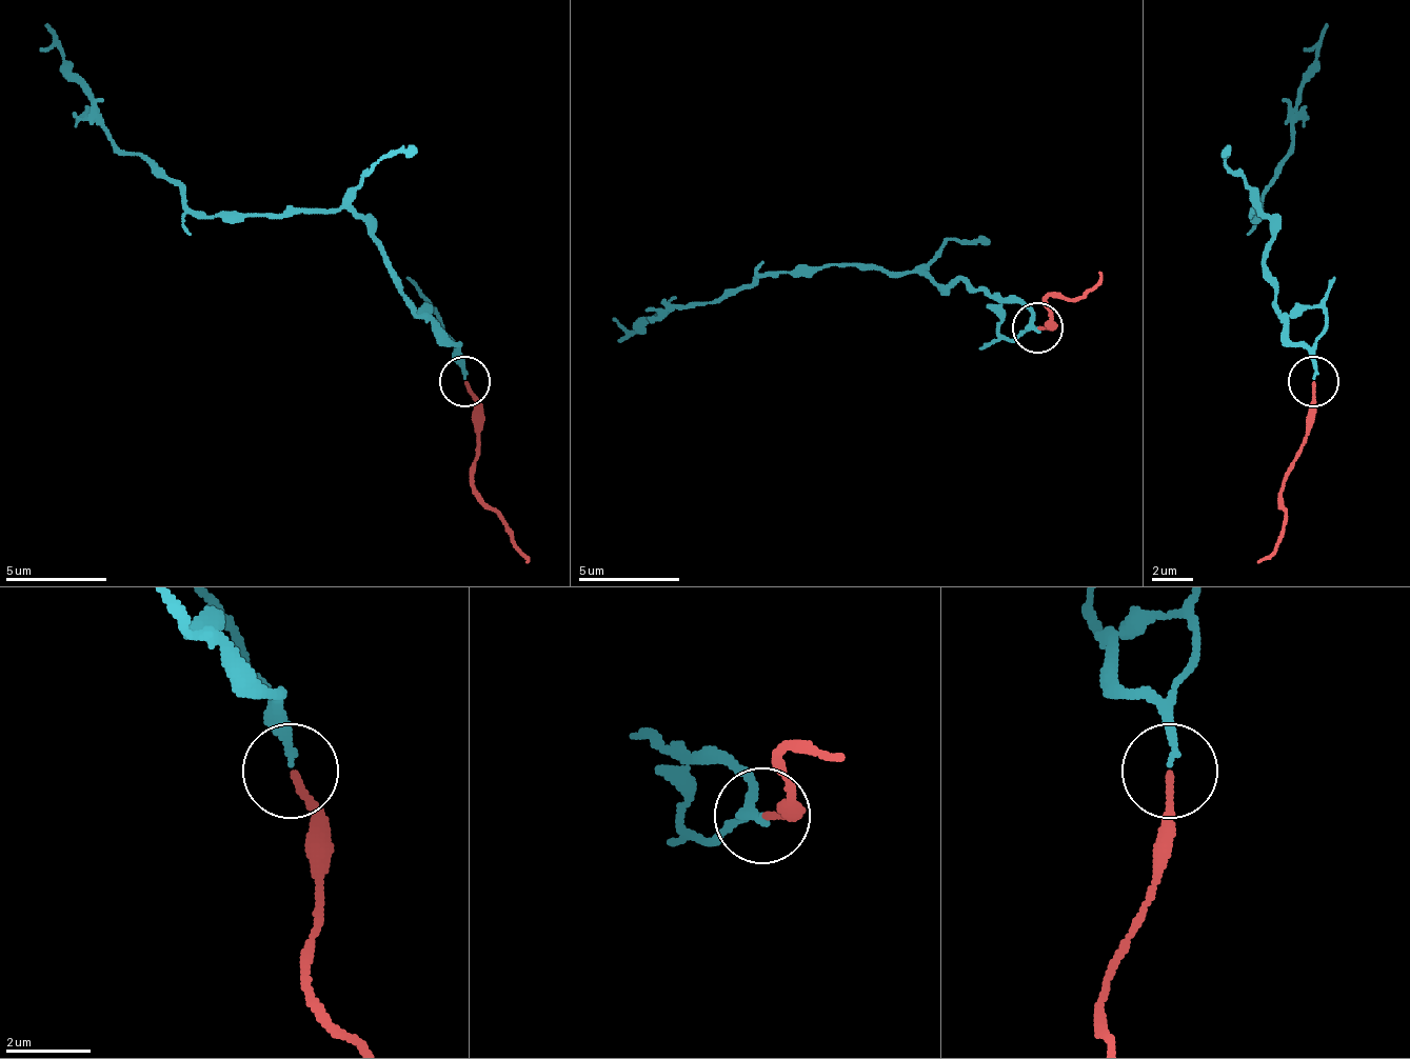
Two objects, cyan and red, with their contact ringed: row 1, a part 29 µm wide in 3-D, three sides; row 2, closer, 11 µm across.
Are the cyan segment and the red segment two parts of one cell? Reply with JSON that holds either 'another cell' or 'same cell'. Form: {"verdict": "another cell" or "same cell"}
{"verdict": "another cell"}

